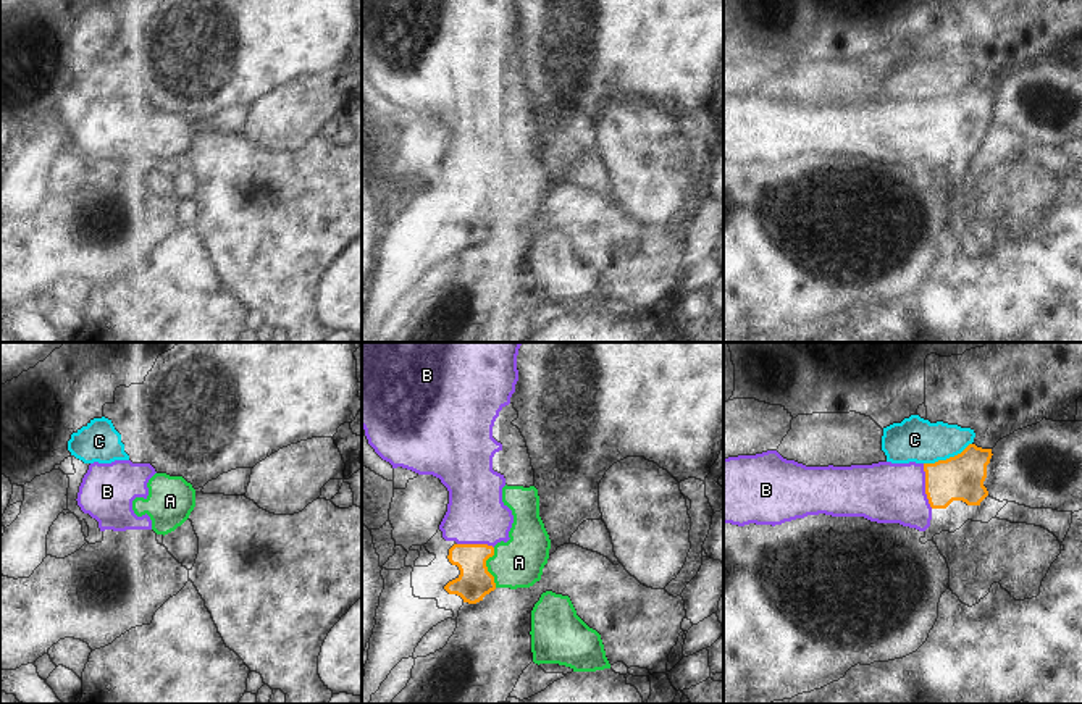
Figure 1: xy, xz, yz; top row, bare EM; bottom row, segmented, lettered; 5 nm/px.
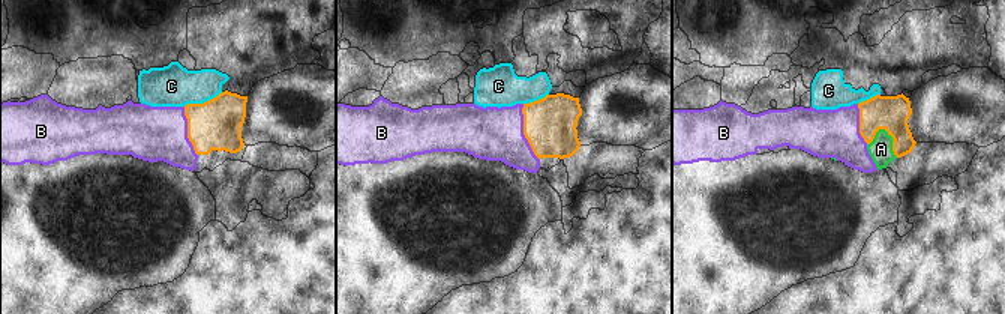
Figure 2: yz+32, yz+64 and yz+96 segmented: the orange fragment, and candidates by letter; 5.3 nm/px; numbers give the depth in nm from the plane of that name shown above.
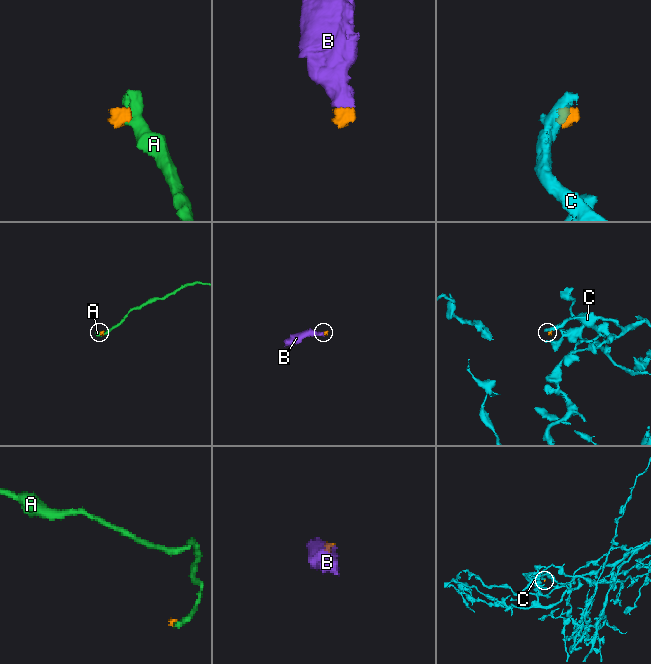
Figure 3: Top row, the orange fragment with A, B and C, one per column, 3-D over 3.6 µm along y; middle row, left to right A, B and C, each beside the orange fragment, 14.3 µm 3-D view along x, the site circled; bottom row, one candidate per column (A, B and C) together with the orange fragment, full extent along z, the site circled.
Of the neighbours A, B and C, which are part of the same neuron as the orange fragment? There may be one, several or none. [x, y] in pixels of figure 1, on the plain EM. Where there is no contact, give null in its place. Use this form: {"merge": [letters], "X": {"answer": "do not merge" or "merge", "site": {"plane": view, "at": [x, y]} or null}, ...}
{"merge": ["B"], "A": {"answer": "do not merge", "site": {"plane": "xz", "at": [486, 205]}}, "B": {"answer": "merge", "site": {"plane": "yz", "at": [926, 125]}}, "C": {"answer": "do not merge", "site": {"plane": "yz", "at": [947, 97]}}}

